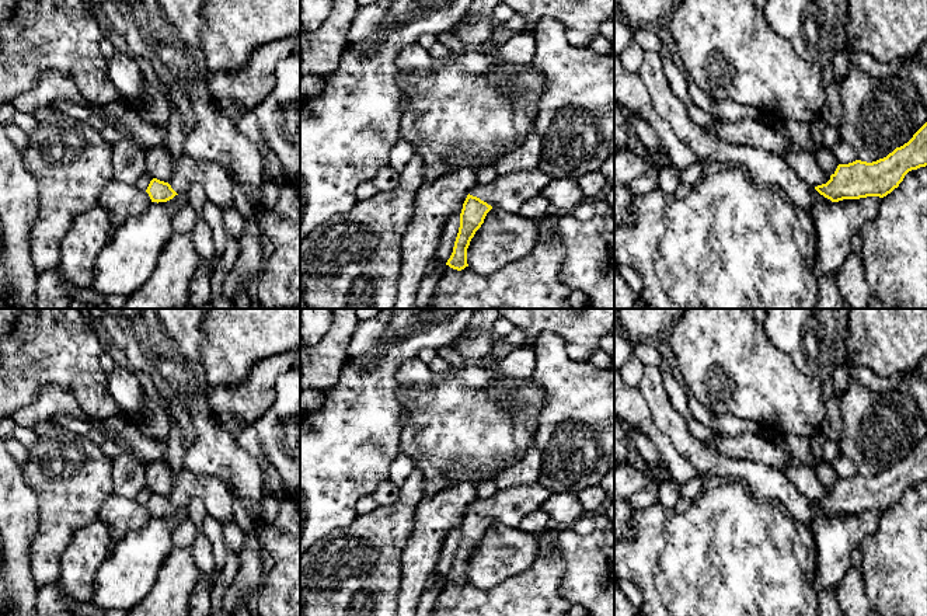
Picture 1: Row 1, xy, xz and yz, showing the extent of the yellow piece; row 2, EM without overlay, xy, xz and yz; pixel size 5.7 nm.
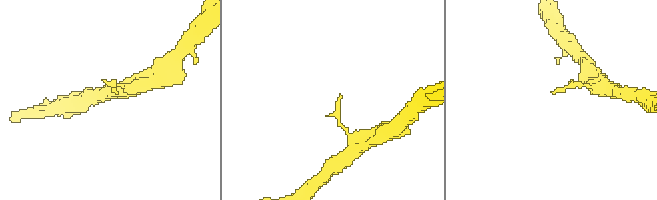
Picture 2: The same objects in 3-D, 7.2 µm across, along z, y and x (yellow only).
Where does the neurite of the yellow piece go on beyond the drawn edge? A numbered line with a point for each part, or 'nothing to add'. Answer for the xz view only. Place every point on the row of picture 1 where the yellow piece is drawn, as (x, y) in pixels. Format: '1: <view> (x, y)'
1: xz (509, 192)

